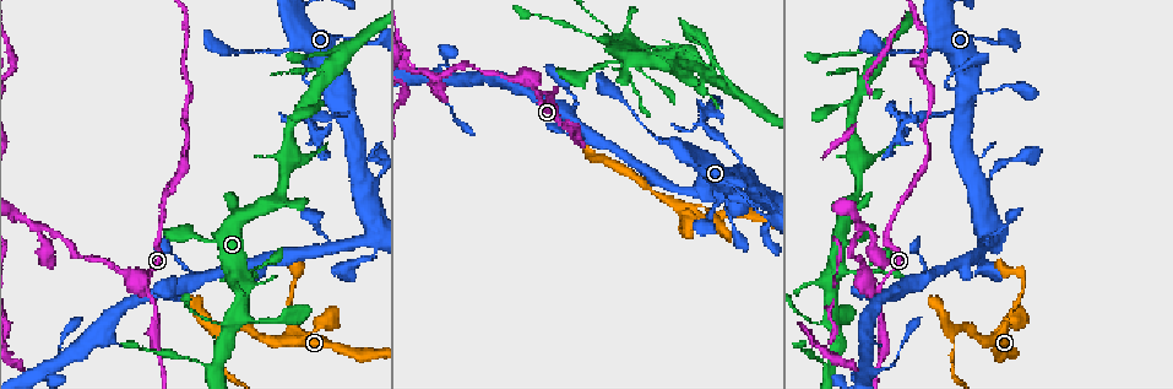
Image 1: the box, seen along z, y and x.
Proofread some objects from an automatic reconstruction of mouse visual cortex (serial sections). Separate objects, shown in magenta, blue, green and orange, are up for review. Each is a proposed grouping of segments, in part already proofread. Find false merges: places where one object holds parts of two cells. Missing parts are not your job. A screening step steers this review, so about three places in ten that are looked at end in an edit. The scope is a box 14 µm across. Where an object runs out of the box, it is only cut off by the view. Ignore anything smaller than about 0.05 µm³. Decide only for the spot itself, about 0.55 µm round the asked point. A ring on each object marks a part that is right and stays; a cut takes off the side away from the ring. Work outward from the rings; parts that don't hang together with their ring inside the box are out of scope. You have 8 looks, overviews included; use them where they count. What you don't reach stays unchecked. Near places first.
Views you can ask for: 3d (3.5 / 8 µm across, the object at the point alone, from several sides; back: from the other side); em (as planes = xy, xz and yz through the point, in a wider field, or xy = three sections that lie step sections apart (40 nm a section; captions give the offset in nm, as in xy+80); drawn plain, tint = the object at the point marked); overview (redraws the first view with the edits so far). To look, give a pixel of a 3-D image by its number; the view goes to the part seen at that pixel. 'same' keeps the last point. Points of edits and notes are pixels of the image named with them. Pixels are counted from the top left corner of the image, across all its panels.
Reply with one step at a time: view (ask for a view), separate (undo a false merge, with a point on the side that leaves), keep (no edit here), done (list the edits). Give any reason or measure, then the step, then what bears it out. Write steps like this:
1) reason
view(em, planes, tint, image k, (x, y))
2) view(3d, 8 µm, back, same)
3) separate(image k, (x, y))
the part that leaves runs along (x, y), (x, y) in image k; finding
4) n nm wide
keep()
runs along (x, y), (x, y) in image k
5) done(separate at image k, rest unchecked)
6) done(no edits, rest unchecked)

sudden change in width
view(3d, 8 µm, image 1, (834, 317))

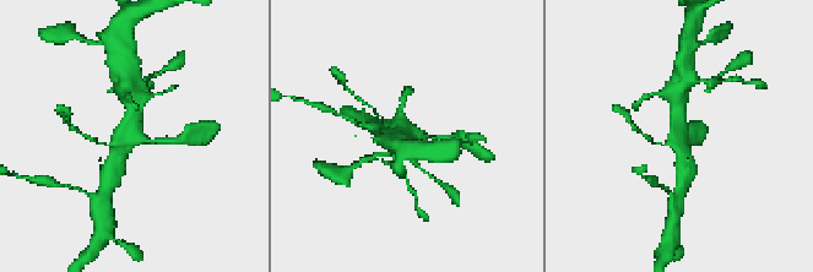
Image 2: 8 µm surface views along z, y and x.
view(3d, 3.5 µm, image 2, (135, 135))

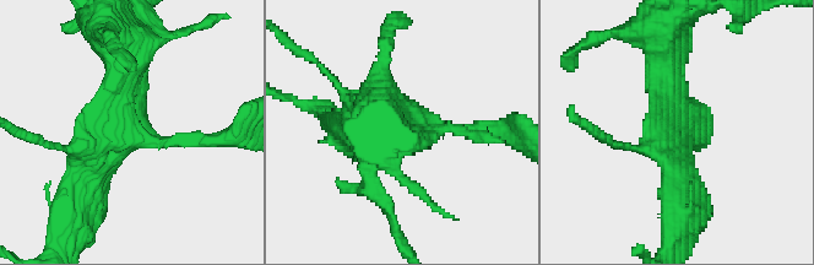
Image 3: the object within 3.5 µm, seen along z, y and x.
keep()
runs along (119, 49), (123, 133), (77, 200) in image 3; continuous, no second cell

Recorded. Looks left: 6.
sudden change in width
view(3d, 8 µm, image 1, (190, 361))

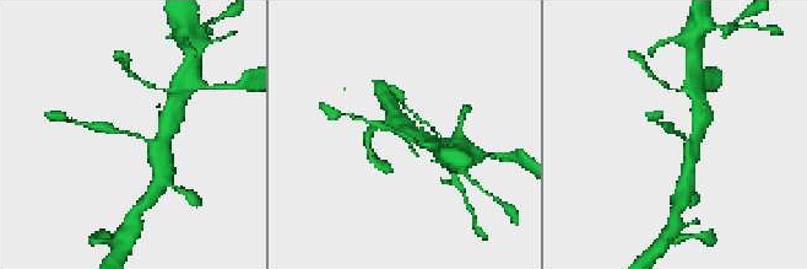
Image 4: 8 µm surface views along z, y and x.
closer look
view(3d, 3.5 µm, image 4, (404, 137))

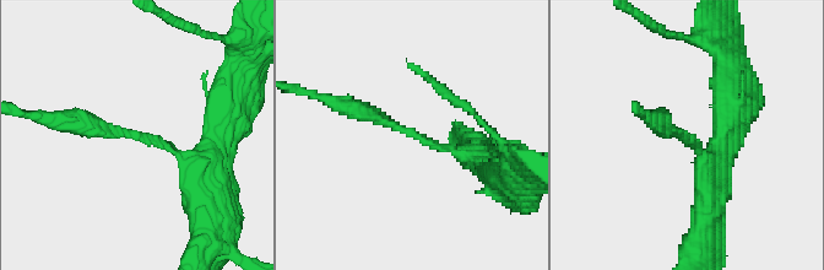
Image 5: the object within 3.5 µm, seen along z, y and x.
arms of 200, 250 nm
view(em, planes, tint, image 5, (142, 139))

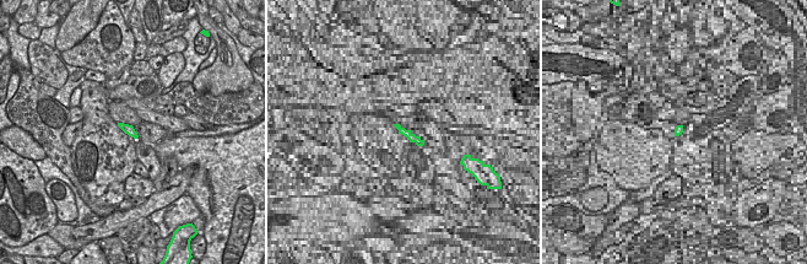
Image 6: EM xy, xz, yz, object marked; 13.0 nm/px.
keep()
continuous, no second cell

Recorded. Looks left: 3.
three arms meet
view(3d, 8 µm, image 1, (146, 288))

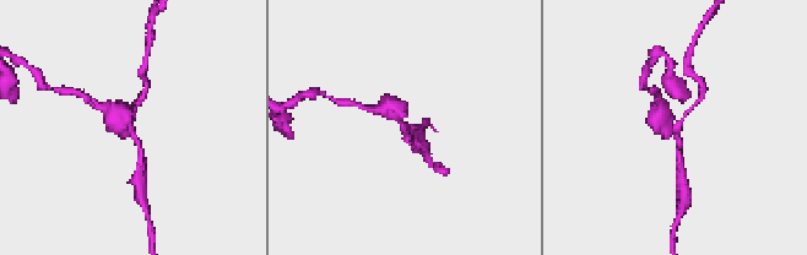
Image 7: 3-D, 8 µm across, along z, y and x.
view(3d, 3.5 µm, image 7, (405, 129))

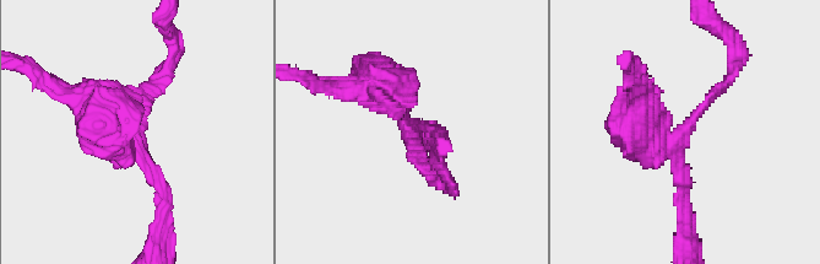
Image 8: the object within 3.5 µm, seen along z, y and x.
3 arms; arms of 150, 150, 500 nm
view(em, xy, step 2, tint, image 8, (683, 133))

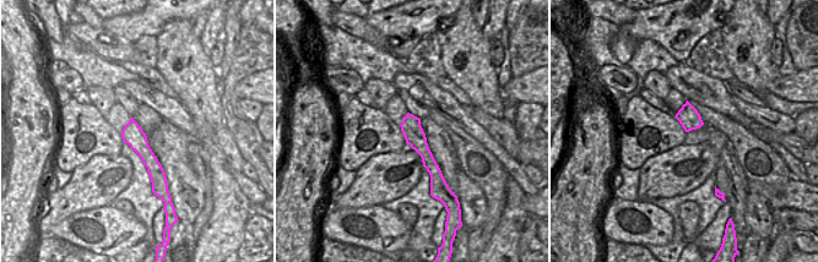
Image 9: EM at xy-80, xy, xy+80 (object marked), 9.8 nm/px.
separate(image 8, (375, 107))
the part that leaves runs along (401, 116), (378, 81), (321, 85) in image 8; a second cell is stuck on

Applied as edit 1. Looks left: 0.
done(separate at image 8, rest unchecked)

